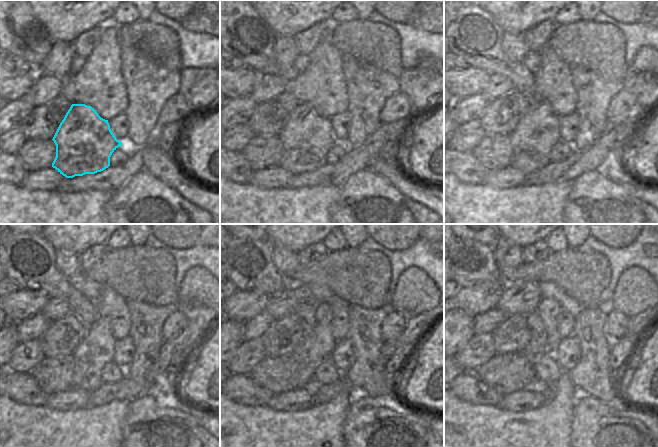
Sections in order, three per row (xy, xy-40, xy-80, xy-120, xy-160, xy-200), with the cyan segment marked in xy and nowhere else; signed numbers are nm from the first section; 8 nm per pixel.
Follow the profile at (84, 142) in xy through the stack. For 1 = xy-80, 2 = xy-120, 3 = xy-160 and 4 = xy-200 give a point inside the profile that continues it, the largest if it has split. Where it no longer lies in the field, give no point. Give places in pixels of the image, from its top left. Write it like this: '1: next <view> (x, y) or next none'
1: next xy-80 (532, 139)
2: next xy-120 (96, 349)
3: next xy-160 (318, 343)
4: next xy-200 (548, 309)

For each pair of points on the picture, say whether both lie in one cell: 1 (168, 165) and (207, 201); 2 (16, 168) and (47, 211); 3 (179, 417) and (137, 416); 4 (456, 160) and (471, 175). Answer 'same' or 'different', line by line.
1: same
2: different
3: same
4: same

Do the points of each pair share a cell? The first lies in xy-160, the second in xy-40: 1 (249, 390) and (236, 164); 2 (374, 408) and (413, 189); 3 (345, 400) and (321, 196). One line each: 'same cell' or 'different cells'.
1: same cell
2: different cells
3: same cell

